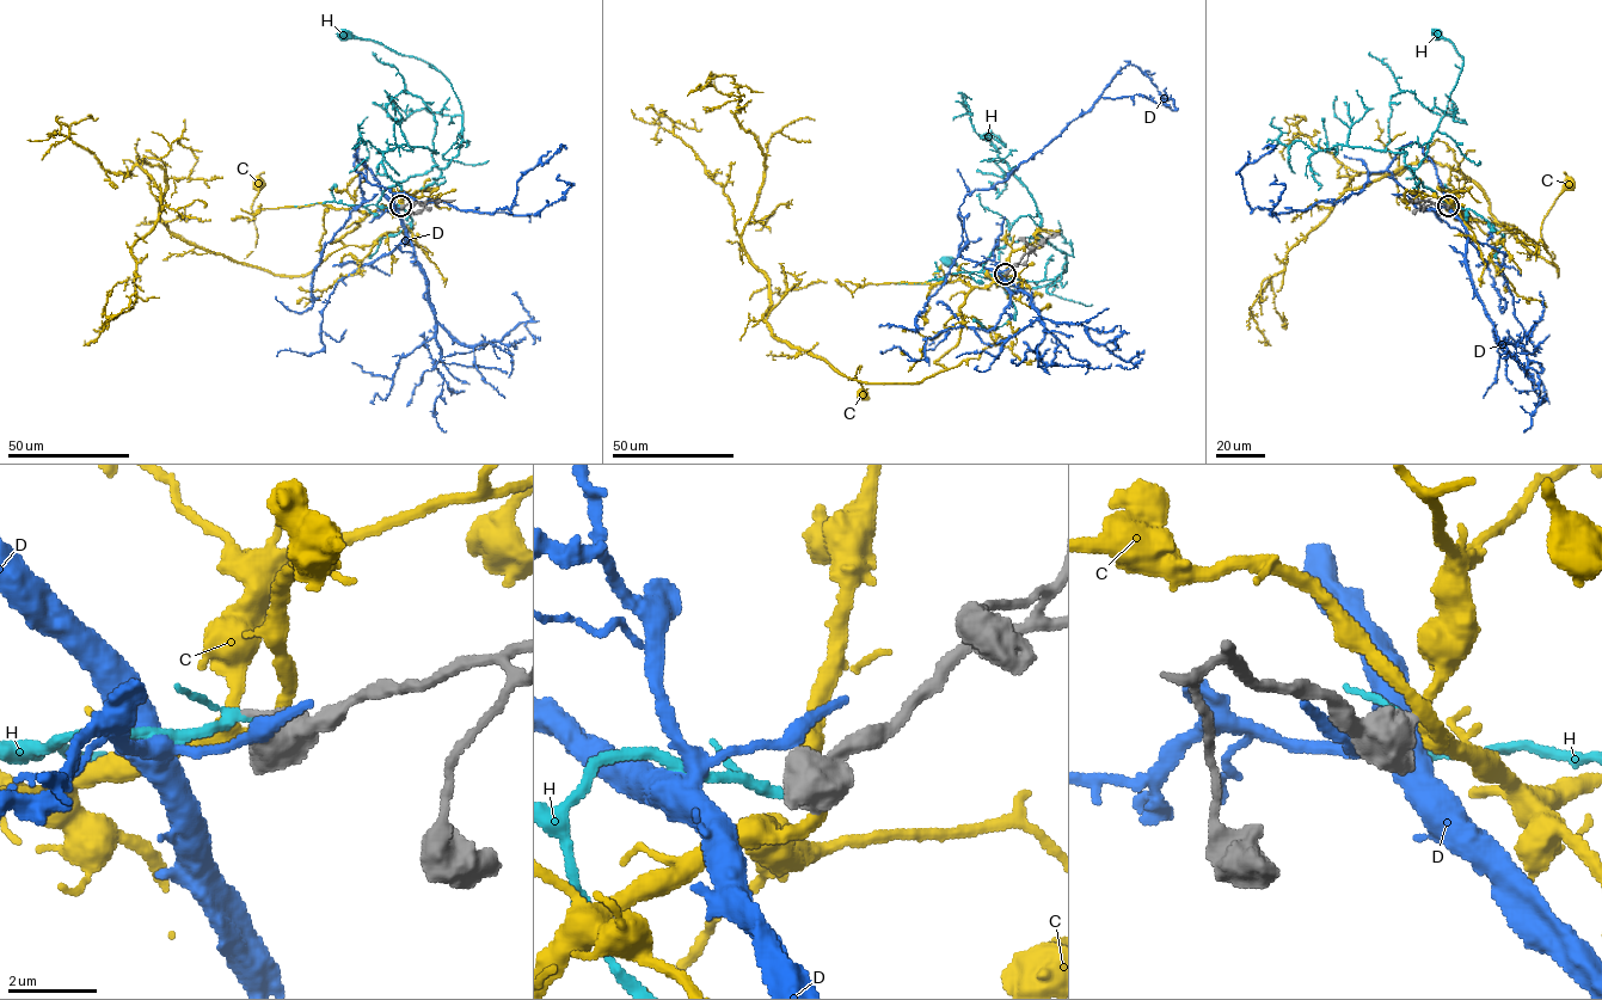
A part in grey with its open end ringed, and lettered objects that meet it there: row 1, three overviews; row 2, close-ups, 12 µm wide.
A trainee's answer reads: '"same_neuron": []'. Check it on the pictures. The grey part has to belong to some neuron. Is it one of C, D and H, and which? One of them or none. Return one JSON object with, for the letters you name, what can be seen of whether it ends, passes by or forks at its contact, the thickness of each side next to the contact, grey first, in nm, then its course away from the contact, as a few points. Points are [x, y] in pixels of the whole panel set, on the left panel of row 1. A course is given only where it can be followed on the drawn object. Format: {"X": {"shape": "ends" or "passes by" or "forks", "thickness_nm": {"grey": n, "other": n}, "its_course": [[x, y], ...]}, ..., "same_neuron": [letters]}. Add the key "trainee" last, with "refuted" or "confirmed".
{"H": {"shape": "passes by", "thickness_nm": {"grey": 700, "other": 150}, "its_course": [[400, 206], [378, 204], [387, 189], [434, 166], [443, 169], [458, 153], [459, 100], [433, 66], [344, 34]]}, "same_neuron": ["H"], "trainee": "refuted"}

